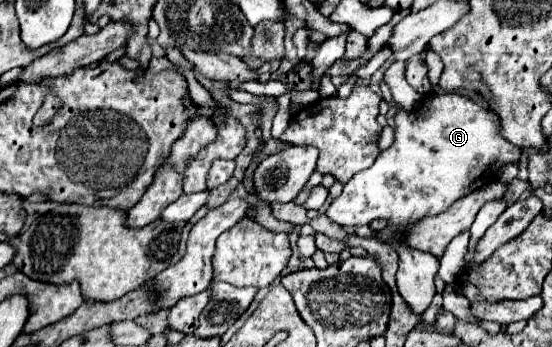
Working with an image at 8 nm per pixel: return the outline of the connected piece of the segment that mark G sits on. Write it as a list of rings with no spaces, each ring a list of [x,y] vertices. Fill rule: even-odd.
[[[429,94],[415,112],[395,114],[395,142],[389,150],[383,150],[375,164],[355,174],[341,196],[335,198],[325,216],[339,226],[361,226],[371,220],[385,218],[389,226],[407,226],[423,216],[435,216],[445,212],[455,200],[475,192],[487,184],[509,162],[517,160],[517,146],[509,144],[499,132],[499,118],[491,112],[459,94]]]

